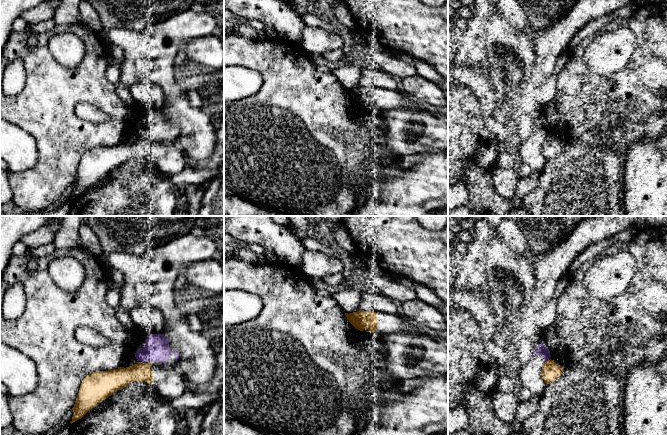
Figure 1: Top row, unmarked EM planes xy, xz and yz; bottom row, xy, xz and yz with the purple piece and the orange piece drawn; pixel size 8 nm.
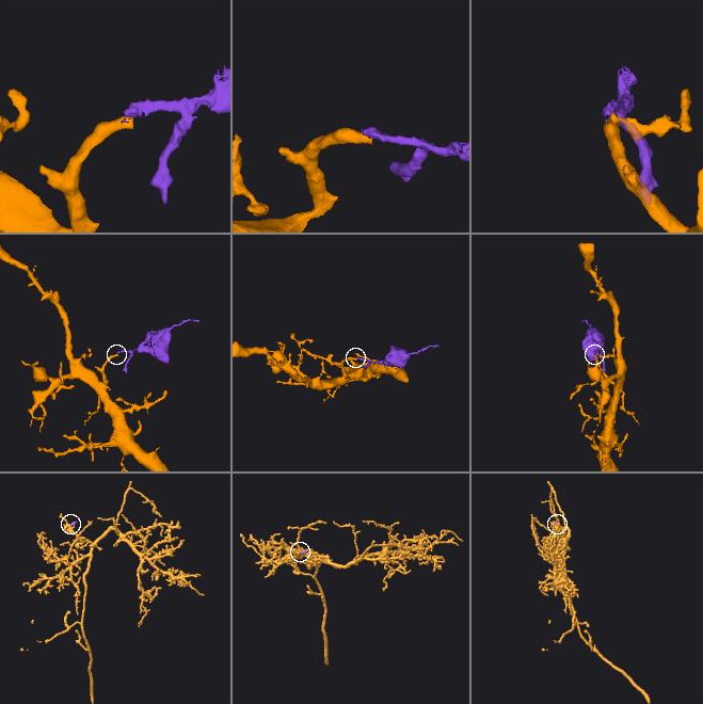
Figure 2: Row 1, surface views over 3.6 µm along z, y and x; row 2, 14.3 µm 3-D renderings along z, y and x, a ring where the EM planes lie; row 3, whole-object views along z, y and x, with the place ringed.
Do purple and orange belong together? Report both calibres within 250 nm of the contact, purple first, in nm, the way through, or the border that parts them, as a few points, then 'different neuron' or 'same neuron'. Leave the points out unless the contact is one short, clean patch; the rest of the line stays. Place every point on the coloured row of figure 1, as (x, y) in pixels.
90/150 nm | different neuron

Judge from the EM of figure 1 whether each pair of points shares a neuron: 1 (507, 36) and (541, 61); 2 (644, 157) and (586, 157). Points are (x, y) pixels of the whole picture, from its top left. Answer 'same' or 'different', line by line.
1: different
2: different

